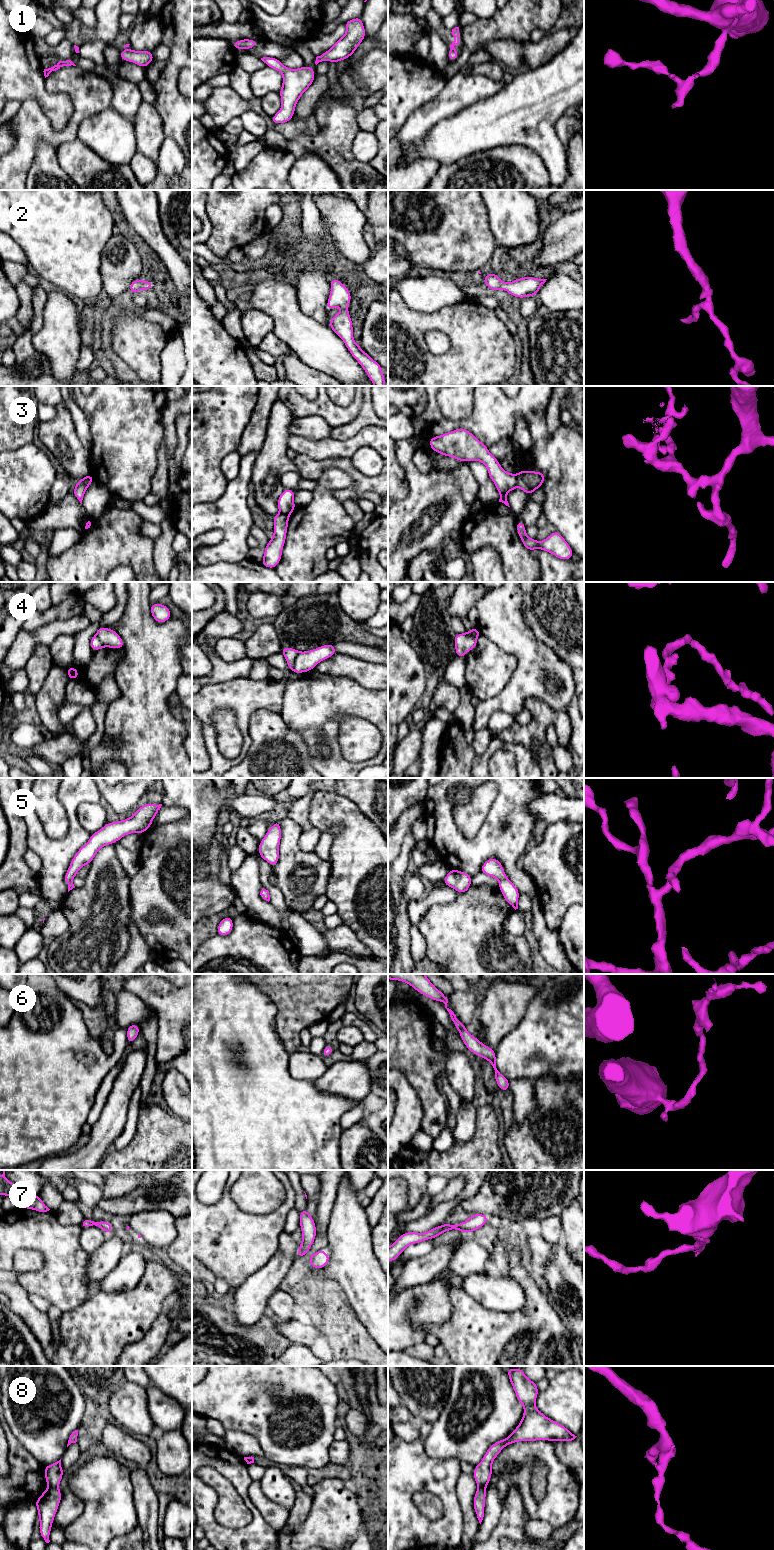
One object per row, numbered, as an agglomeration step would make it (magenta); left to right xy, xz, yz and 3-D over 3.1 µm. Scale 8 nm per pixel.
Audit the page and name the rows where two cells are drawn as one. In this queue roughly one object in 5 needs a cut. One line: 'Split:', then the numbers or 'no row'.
Split: 3, 4, 8

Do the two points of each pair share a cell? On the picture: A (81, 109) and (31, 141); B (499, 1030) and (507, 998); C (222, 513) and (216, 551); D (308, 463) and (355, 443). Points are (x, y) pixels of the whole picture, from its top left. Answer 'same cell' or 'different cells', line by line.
A: same cell
B: same cell
C: same cell
D: different cells

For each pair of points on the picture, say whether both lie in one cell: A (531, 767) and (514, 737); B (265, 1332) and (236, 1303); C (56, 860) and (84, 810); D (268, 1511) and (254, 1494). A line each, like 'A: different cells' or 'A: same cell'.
A: different cells
B: different cells
C: different cells
D: same cell

